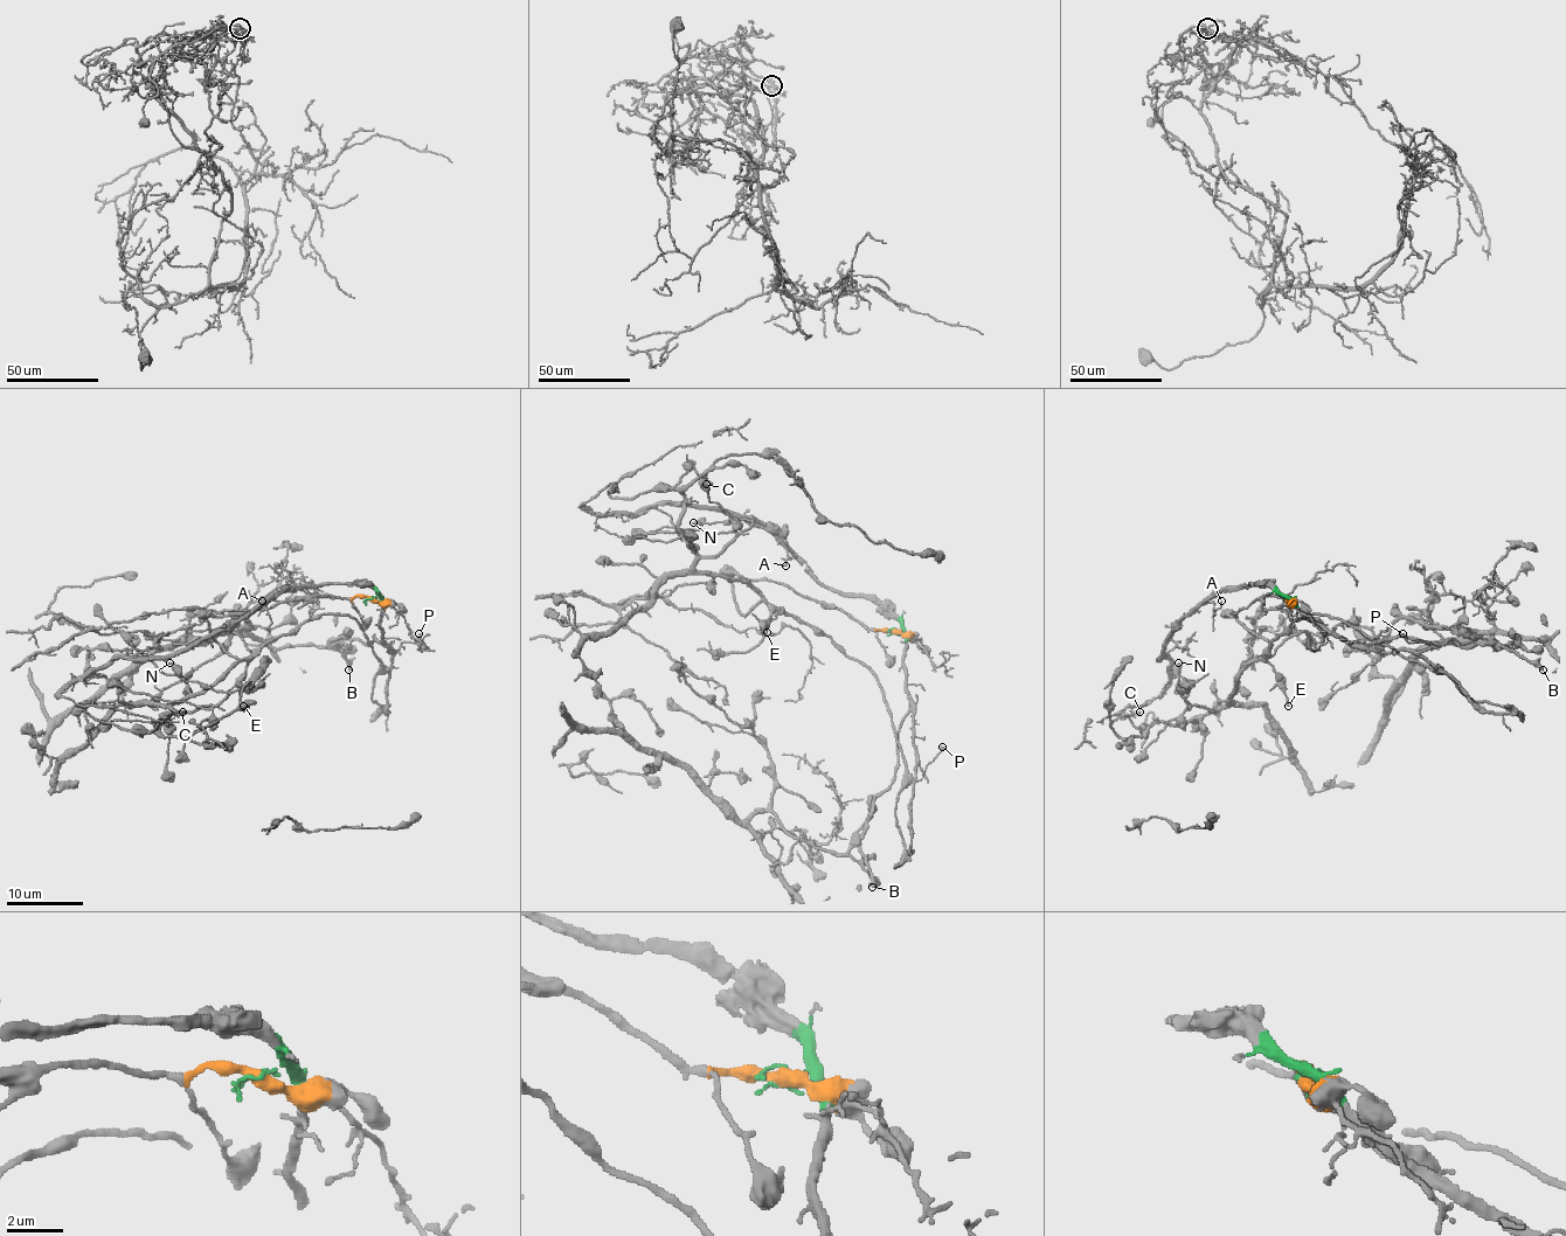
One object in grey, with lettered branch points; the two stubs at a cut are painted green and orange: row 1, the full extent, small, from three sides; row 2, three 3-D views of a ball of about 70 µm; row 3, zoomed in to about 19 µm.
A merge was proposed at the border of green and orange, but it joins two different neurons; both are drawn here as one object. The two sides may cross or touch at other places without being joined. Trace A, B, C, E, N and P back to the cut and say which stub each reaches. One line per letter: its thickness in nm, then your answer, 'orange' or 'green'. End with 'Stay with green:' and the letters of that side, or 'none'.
A: 80 nm thick; green
B: 320 nm thick; green
C: 120 nm thick; orange
E: 160 nm thick; orange
N: 380 nm thick; orange
P: 120 nm thick; green
Stay with green: A, B, P

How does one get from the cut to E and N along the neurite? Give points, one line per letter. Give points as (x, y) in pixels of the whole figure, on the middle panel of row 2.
E: (894, 630), (865, 629), (771, 581), (736, 575), (733, 597), (745, 615), (762, 602), (767, 632)
N: (894, 630), (736, 575), (745, 615), (762, 597), (694, 567), (752, 522), (692, 522)

